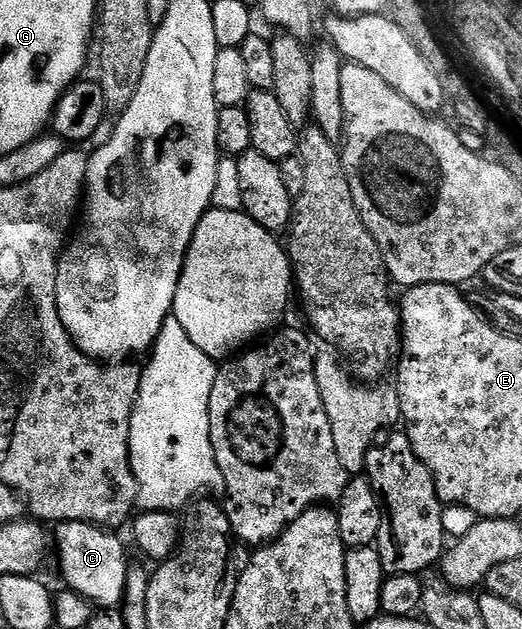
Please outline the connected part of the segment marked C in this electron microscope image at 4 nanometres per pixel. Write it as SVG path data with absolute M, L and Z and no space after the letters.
M68 522L57 525L52 540L56 548L58 544L58 568L66 579L65 587L69 591L79 592L99 609L121 605L131 565L126 564L126 548L118 534L96 524Z

